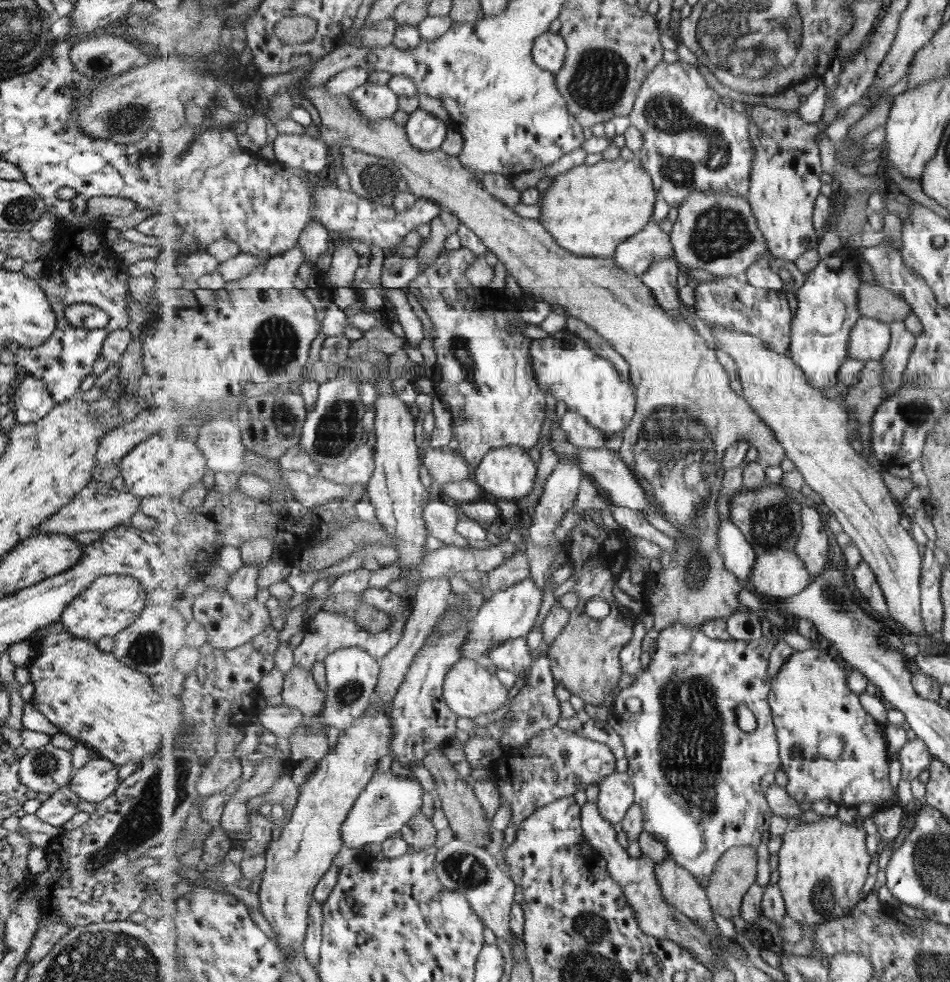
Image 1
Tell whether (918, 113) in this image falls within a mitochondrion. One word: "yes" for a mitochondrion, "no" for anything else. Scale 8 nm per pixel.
no

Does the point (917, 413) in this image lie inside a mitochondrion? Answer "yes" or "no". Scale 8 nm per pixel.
yes

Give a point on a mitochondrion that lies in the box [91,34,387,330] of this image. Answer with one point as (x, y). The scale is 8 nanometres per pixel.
(129, 119)

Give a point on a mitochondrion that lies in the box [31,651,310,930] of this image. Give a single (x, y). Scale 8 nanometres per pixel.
(137, 826)

